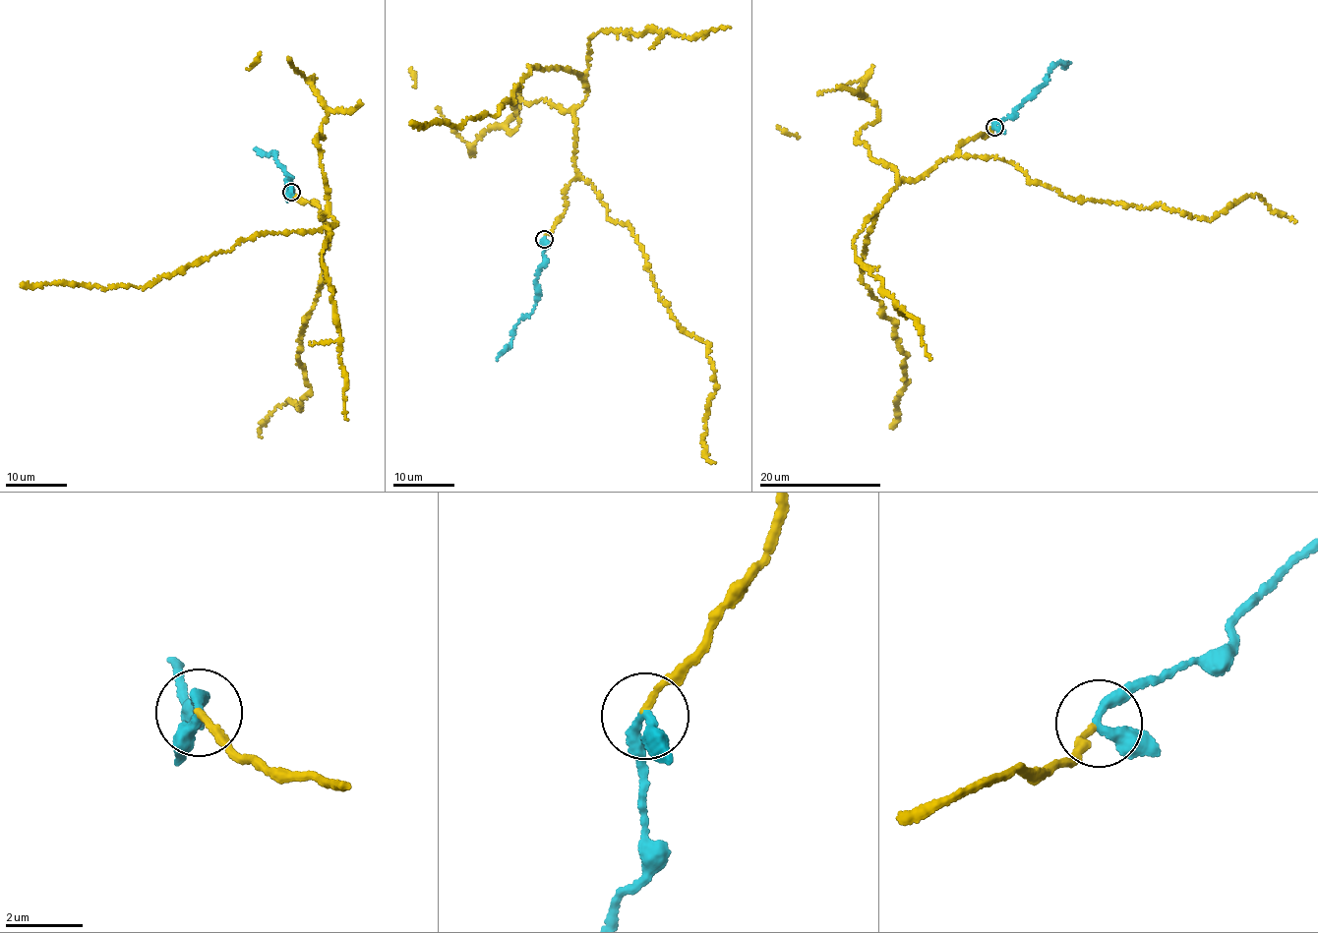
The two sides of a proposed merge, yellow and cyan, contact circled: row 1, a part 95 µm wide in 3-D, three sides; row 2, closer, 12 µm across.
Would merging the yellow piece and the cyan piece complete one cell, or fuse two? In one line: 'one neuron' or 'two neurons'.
one neuron

